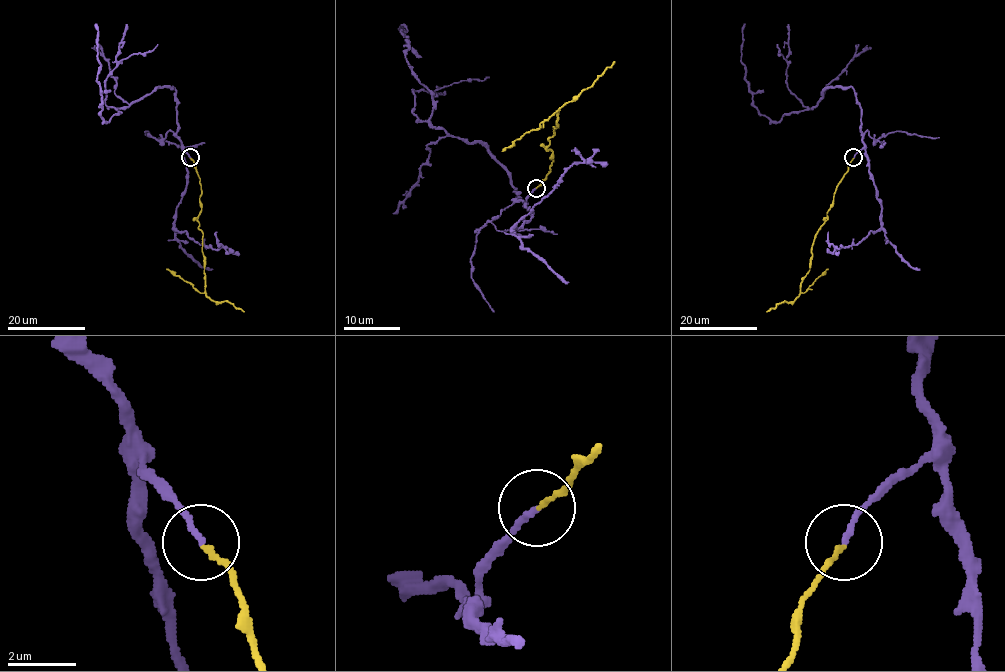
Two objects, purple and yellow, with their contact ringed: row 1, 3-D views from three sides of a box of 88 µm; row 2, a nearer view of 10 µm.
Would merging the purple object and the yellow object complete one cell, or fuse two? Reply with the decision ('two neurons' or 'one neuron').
two neurons

